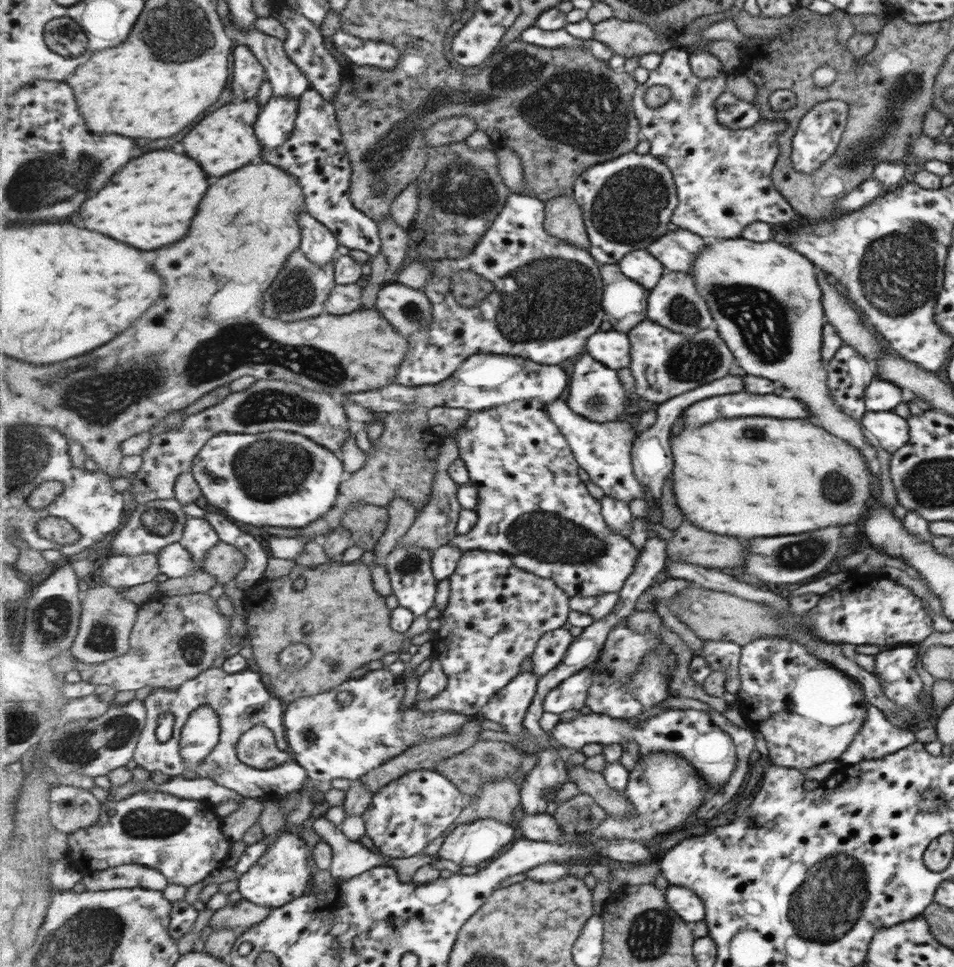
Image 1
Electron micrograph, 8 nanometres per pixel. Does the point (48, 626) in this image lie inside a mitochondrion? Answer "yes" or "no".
yes

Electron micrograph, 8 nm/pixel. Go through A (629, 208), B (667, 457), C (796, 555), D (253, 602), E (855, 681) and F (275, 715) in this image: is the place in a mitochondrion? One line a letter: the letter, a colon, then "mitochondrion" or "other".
A: mitochondrion
B: other
C: mitochondrion
D: other
E: other
F: other

